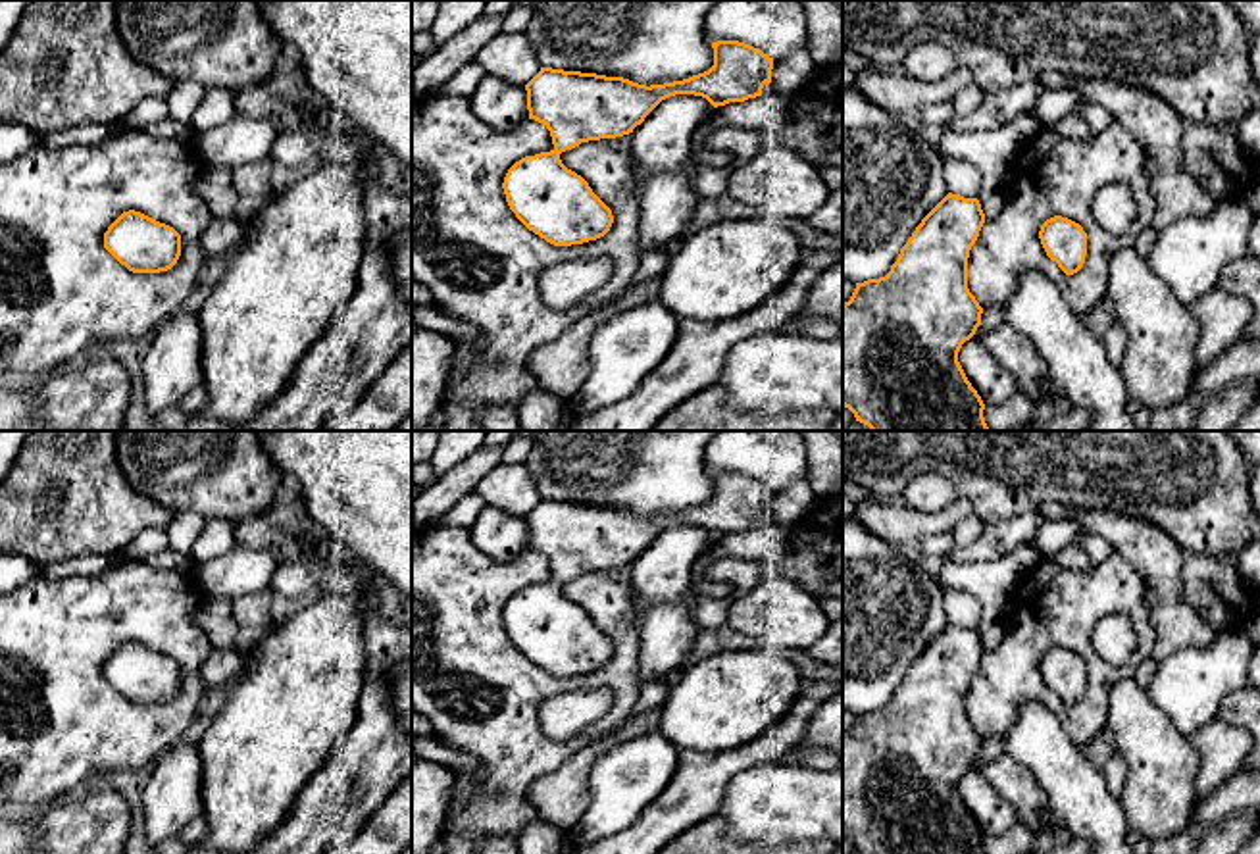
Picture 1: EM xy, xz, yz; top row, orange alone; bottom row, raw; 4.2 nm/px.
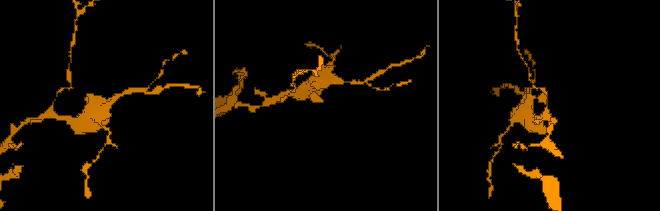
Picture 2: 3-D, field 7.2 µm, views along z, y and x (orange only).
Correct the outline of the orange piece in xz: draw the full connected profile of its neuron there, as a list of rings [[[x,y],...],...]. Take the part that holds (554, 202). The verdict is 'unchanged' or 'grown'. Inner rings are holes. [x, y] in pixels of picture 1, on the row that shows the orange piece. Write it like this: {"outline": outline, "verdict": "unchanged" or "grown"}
{"outline": [[[739,40],[712,42],[714,65],[698,75],[664,85],[639,85],[623,77],[541,67],[525,85],[529,119],[542,123],[554,148],[516,162],[502,183],[516,217],[554,246],[604,237],[612,210],[589,183],[567,169],[560,154],[581,142],[616,138],[666,98],[694,94],[714,108],[762,96],[771,83],[773,58]]], "verdict": "unchanged"}

